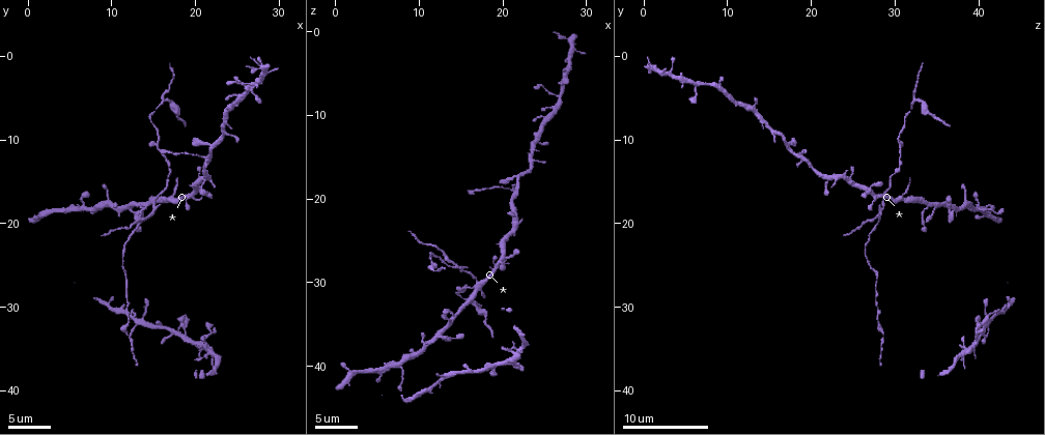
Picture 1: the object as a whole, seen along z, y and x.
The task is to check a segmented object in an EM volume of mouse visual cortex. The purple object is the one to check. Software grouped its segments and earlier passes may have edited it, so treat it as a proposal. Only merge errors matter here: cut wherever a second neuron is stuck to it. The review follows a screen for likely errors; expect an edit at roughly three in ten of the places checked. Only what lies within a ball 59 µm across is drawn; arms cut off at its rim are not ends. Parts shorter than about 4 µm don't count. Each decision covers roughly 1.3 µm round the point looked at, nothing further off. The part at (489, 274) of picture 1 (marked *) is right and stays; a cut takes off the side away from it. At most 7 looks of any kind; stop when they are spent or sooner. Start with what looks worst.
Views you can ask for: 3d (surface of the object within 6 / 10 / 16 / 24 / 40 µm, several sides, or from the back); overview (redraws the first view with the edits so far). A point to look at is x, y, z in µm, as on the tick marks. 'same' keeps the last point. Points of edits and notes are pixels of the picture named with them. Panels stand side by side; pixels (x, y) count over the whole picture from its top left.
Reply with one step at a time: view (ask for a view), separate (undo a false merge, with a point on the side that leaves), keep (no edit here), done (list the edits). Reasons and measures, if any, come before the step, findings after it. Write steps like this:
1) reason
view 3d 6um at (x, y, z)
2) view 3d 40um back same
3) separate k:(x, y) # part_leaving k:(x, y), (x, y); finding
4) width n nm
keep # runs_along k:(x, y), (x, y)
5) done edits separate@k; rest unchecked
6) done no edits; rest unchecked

sudden change in width
view 3d 6um at (16.4, 5.4, 32.6)

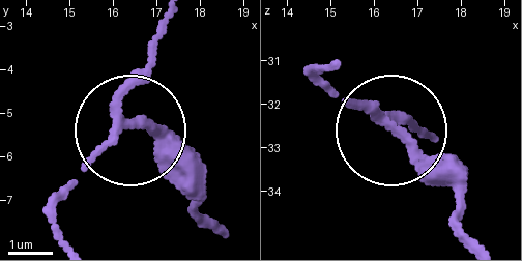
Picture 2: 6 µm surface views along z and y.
separate 2:(160, 143) # part_leaving 2:(122, 118), (151, 128), (204, 214); two neurons meet here

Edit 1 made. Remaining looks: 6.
view overview

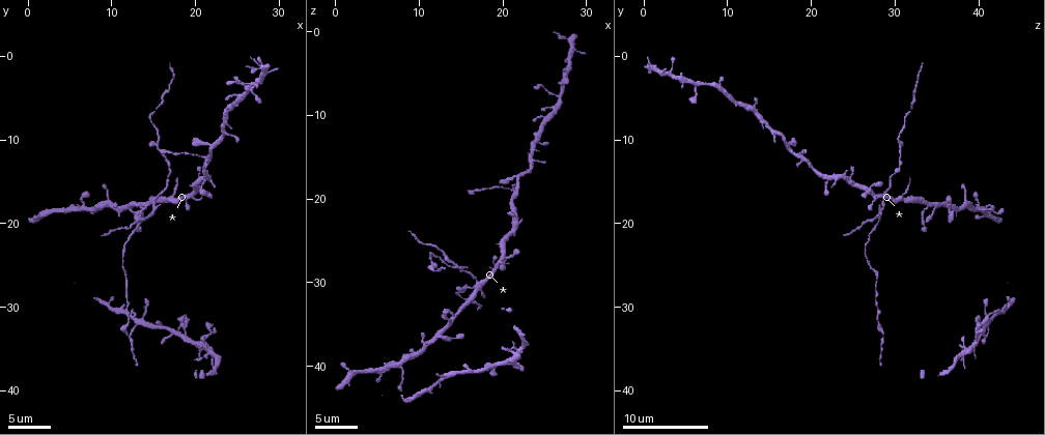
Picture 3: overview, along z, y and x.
thin arm on a thick one
view 3d 16um at (21.2, 12.2, 19.0)

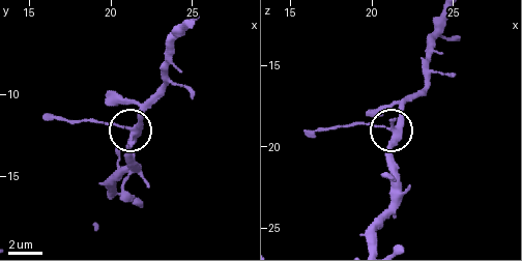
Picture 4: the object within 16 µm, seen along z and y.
side_arm 6 um; arms 4
keep # one neuron here

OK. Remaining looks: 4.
looks like a crossing
view 3d 10um at (13.6, 18.4, 34.8)

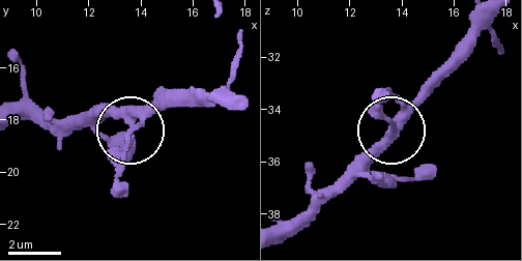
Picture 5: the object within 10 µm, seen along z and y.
keep # runs_along 5:(490, 20), (464, 60), (393, 127), (377, 89); all the same neuron

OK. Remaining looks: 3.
branch point
view 3d 6um at (7.4, 18.4, 40.0)

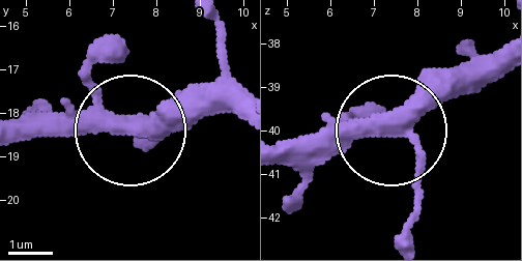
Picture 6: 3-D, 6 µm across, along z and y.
view 3d 6um back at (7.65, 18.25, 39.90)

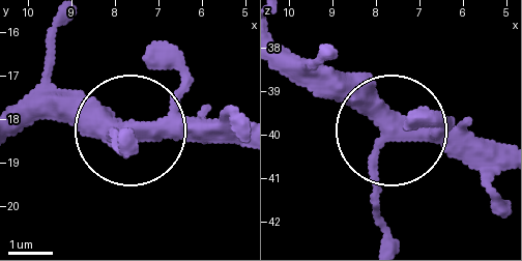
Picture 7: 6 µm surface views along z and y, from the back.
width 350 nm
keep # all the same neuron

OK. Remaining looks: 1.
done edits separate@2; rest unchecked

